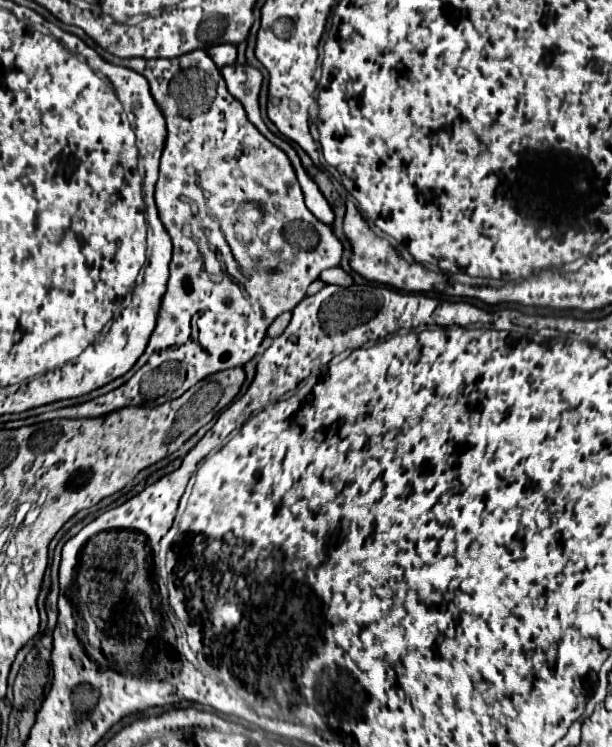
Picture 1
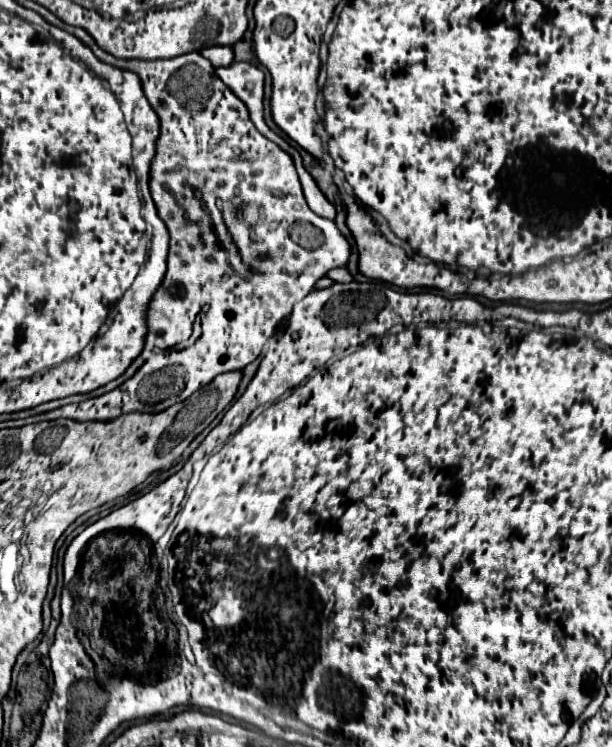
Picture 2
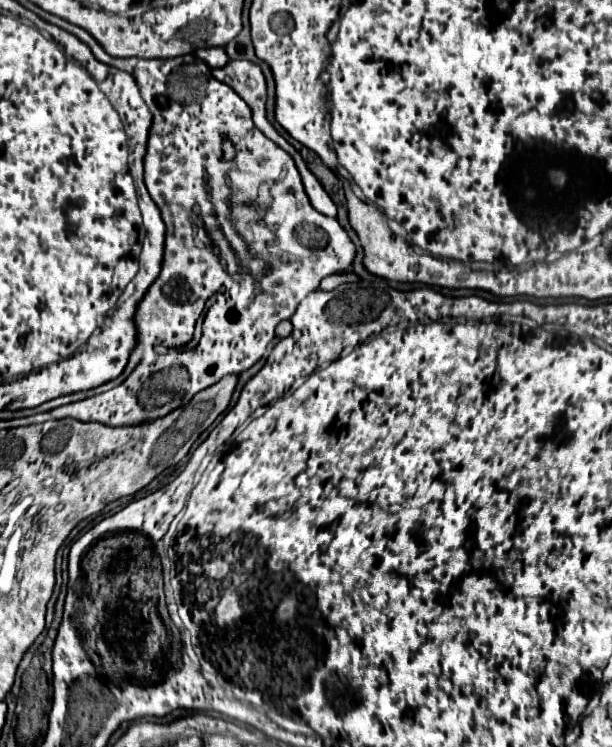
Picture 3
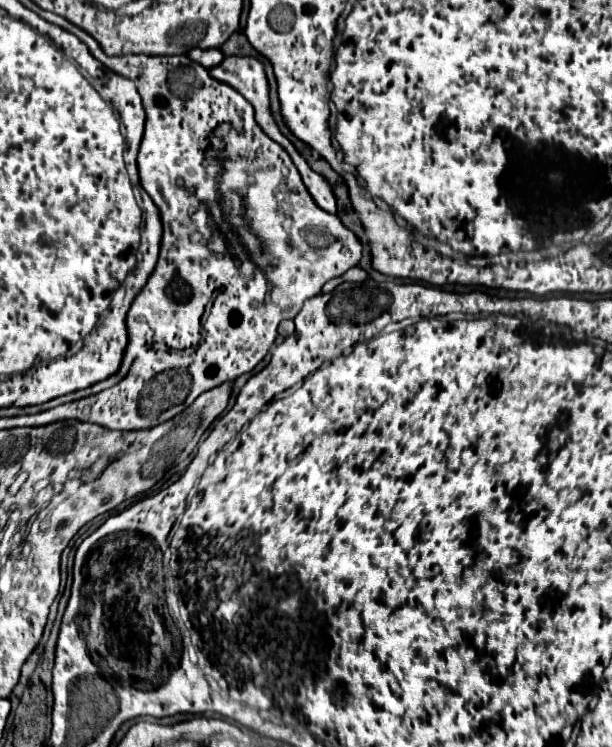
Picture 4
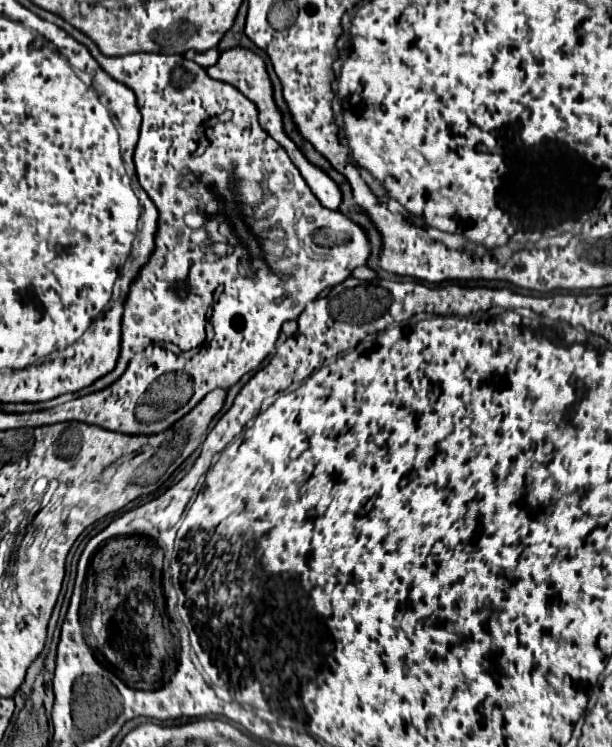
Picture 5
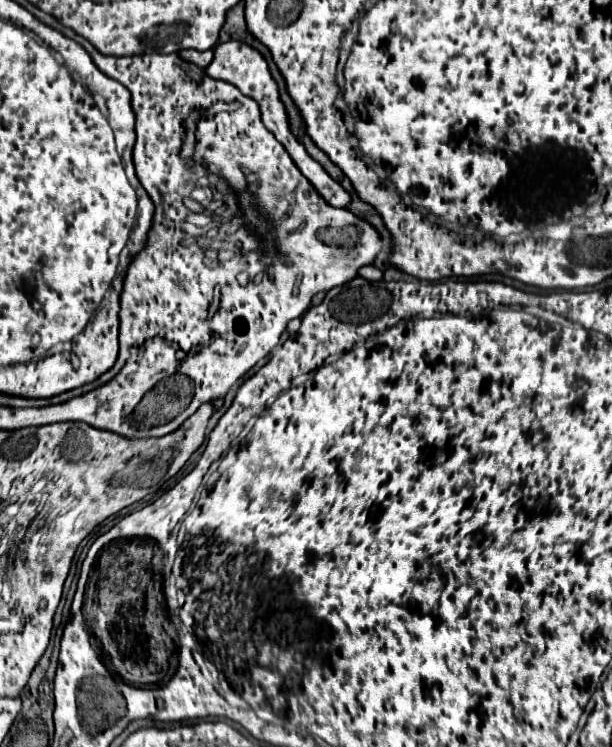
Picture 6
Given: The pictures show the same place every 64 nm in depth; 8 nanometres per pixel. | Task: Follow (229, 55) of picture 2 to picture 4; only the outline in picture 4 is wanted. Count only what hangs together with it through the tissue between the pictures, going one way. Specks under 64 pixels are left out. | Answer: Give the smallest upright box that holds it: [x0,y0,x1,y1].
[188,48,224,68]

